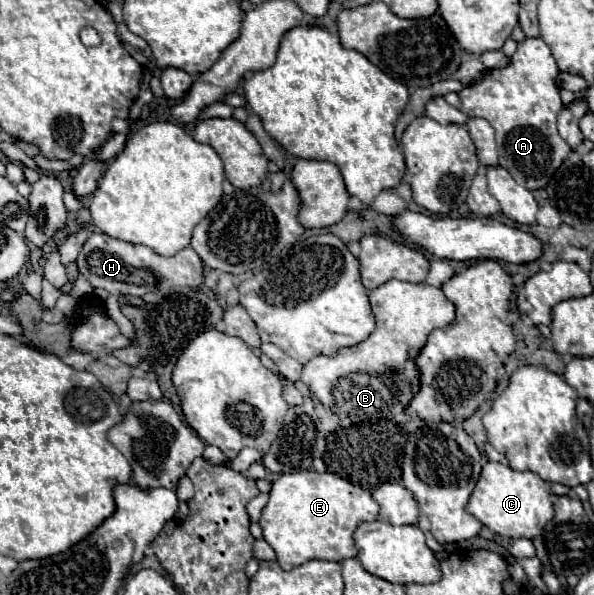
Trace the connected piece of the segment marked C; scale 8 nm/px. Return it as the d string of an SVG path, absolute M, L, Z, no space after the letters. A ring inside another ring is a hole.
M487 461L467 503L467 511L501 537L533 539L553 517L549 483L531 471L515 471L509 465Z

